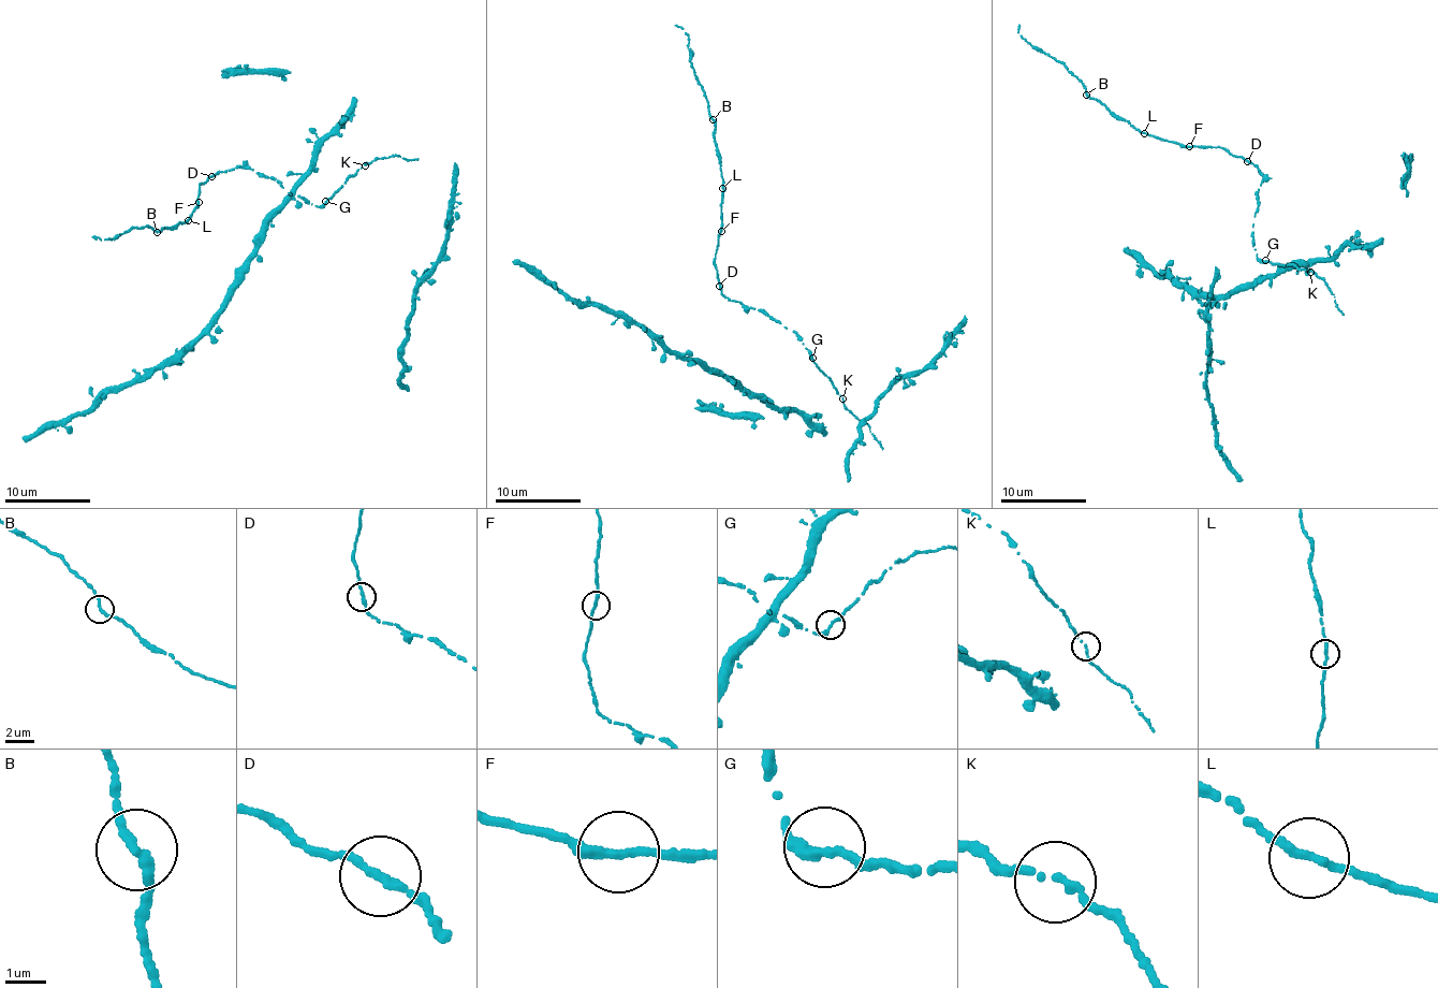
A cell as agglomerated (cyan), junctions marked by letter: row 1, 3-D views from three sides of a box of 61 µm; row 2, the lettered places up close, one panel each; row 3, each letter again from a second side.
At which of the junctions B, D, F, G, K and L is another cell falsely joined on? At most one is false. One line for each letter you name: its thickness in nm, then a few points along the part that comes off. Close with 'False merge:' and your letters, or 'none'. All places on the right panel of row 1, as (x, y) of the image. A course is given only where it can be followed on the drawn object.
False merge: none

